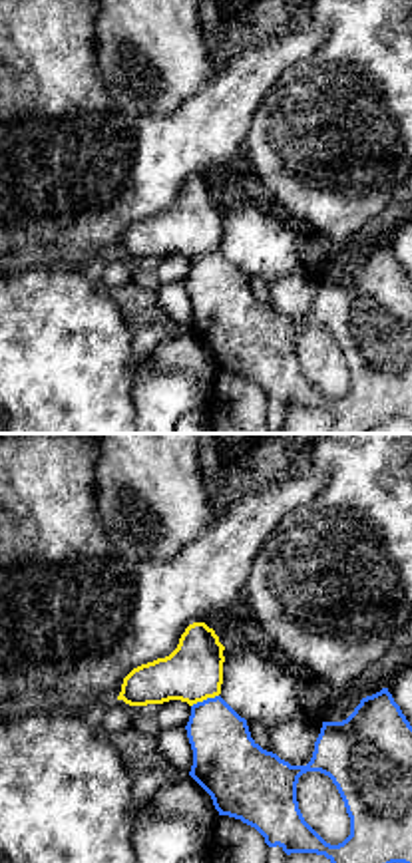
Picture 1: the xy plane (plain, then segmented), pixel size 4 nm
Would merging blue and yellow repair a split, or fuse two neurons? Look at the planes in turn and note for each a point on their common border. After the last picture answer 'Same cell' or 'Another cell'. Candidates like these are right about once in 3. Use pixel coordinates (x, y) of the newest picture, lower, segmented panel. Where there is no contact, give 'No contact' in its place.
Touches blue at (204, 700)

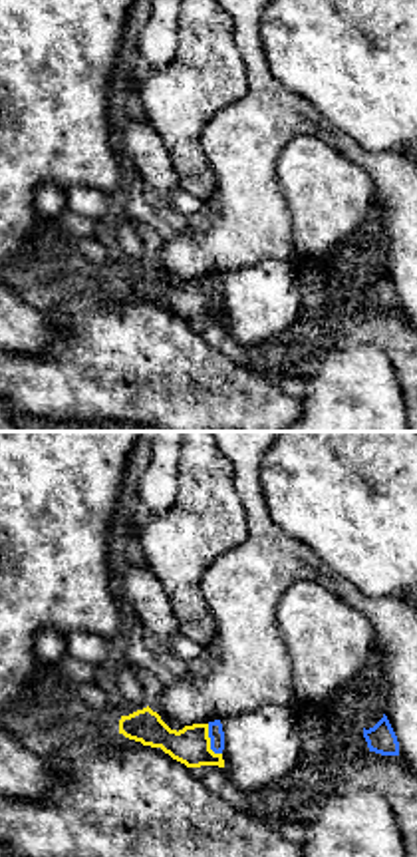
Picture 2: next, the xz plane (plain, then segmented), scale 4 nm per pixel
Touches blue at (211, 742)

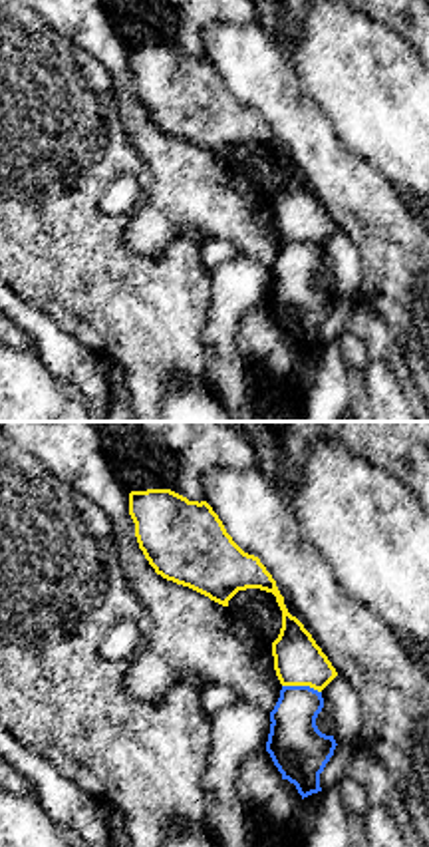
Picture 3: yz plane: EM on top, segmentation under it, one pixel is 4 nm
Touches blue at (302, 686)

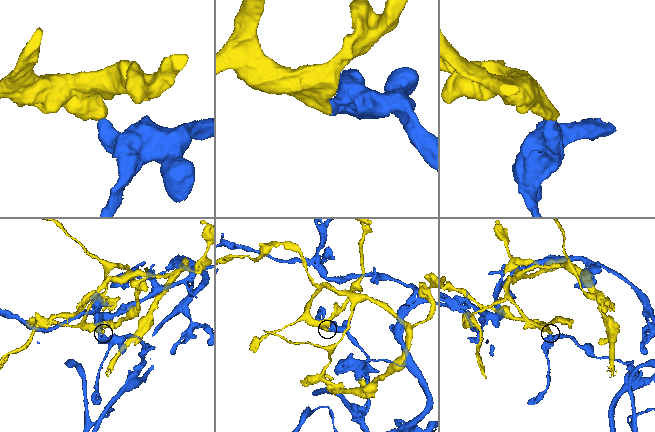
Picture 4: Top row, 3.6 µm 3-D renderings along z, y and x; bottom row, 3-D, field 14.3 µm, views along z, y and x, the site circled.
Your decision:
Another cell

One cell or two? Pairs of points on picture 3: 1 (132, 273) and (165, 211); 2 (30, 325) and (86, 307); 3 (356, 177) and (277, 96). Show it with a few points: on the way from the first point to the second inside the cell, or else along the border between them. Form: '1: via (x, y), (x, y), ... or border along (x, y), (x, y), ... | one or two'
1: border along (183, 233), (155, 255), (134, 253), (124, 245) | two
2: border along (20, 301), (88, 346) | two
3: via (336, 160), (292, 116) | one

